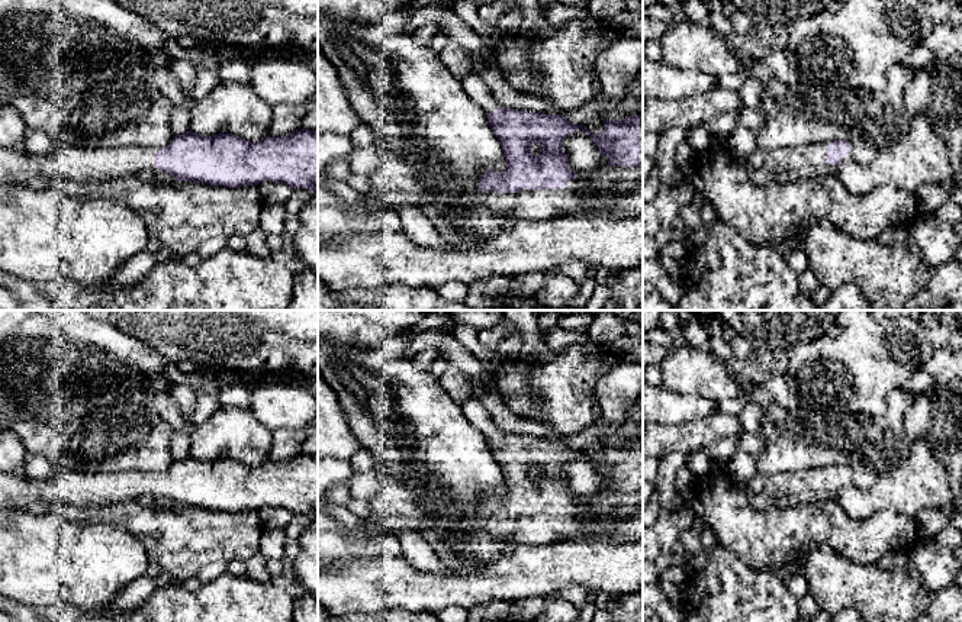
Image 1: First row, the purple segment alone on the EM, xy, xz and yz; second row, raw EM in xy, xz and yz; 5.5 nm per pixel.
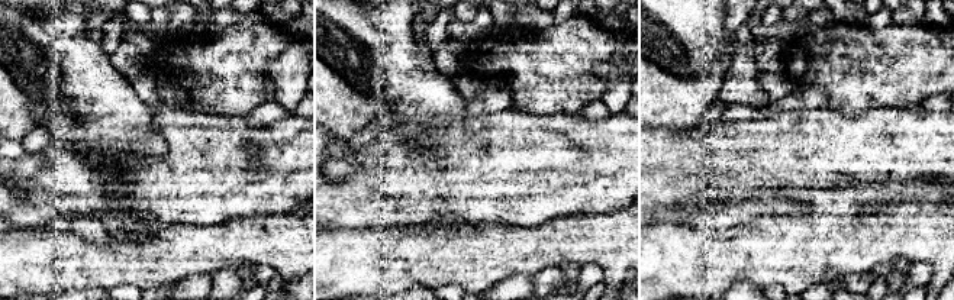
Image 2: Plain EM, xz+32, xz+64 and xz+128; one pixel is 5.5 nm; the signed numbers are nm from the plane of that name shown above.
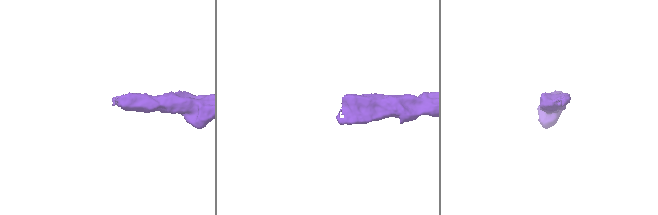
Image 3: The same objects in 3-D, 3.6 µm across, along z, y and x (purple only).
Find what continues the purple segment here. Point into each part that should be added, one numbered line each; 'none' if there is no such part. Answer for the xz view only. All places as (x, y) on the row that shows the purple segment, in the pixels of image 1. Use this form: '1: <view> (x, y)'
1: xz (533, 205)

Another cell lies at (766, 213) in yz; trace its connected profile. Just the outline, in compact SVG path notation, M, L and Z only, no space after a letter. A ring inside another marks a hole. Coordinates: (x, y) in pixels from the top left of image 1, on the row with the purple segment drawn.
M710 146L707 151L698 152L686 170L695 194L711 204L723 222L733 226L756 246L784 241L799 228L818 220L827 220L856 239L876 239L891 226L908 228L920 212L914 193L894 186L882 186L866 194L855 196L833 175L813 177L798 183L770 181L757 186L727 146Z

